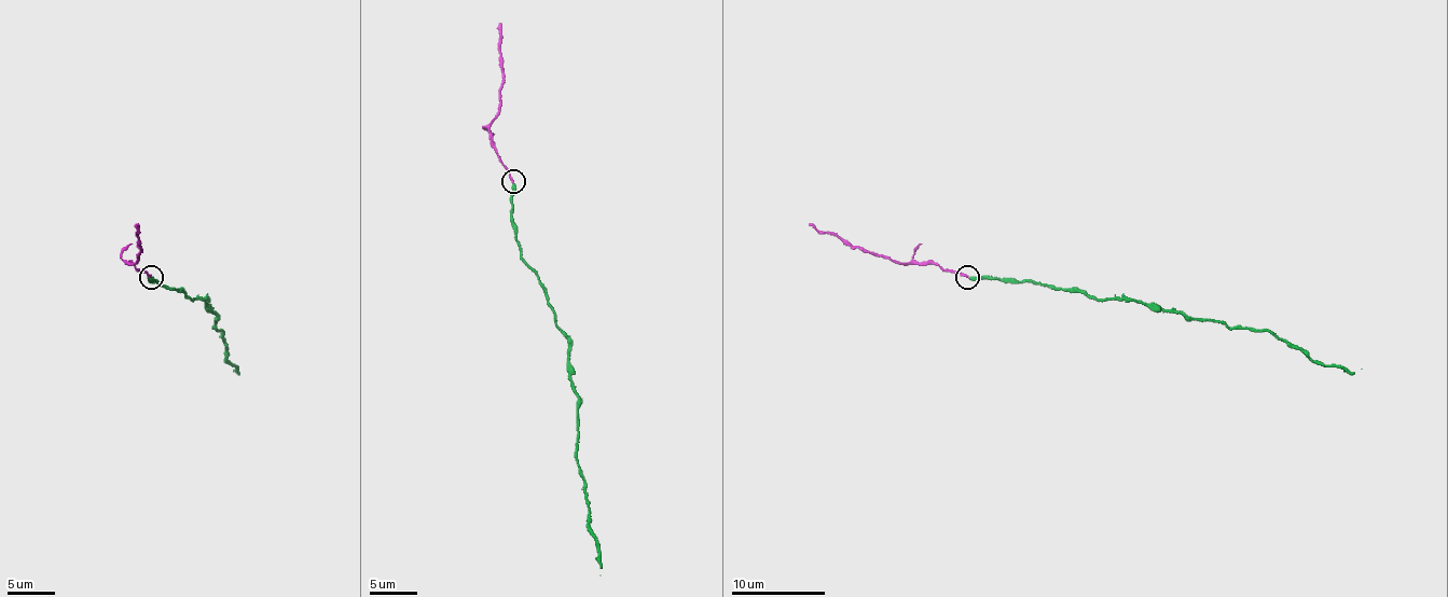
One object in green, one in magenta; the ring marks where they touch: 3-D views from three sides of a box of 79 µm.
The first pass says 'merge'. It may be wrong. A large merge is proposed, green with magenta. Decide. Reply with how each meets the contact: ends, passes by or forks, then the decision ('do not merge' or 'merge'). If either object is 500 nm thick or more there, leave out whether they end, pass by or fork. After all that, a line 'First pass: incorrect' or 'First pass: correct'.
green ends; magenta ends; merge
First pass: correct

